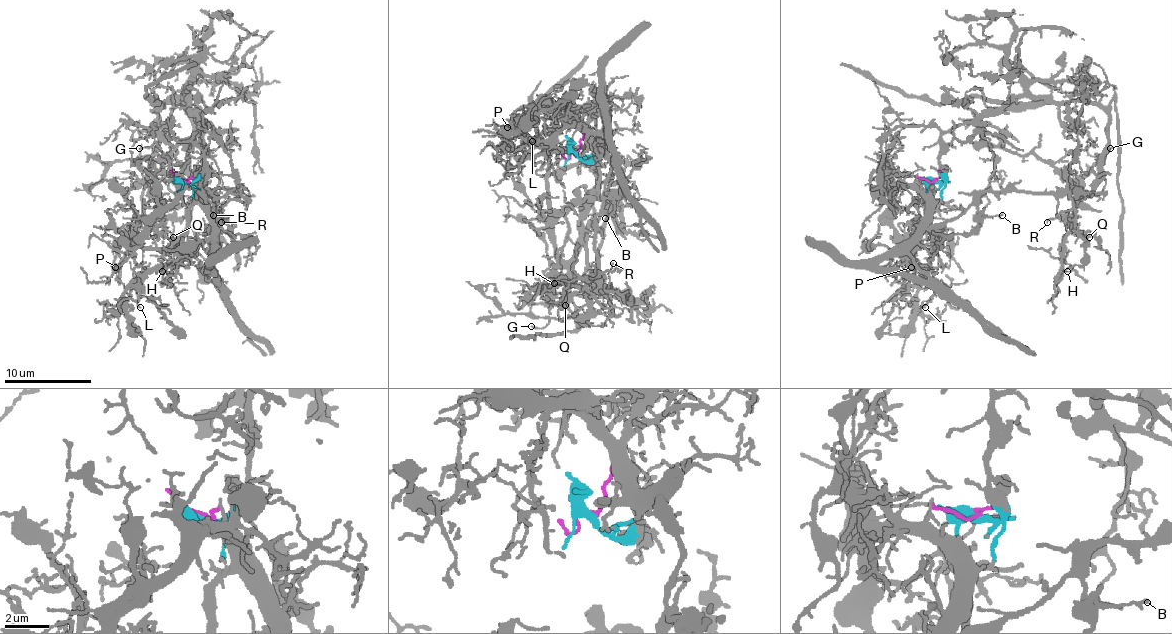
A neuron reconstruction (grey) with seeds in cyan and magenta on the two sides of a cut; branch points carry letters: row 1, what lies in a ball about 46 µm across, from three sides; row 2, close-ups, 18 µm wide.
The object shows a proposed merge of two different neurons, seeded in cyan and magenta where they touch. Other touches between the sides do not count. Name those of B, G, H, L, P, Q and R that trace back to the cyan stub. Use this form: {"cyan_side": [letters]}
{"cyan_side": ["B", "G", "H", "Q", "R"]}

